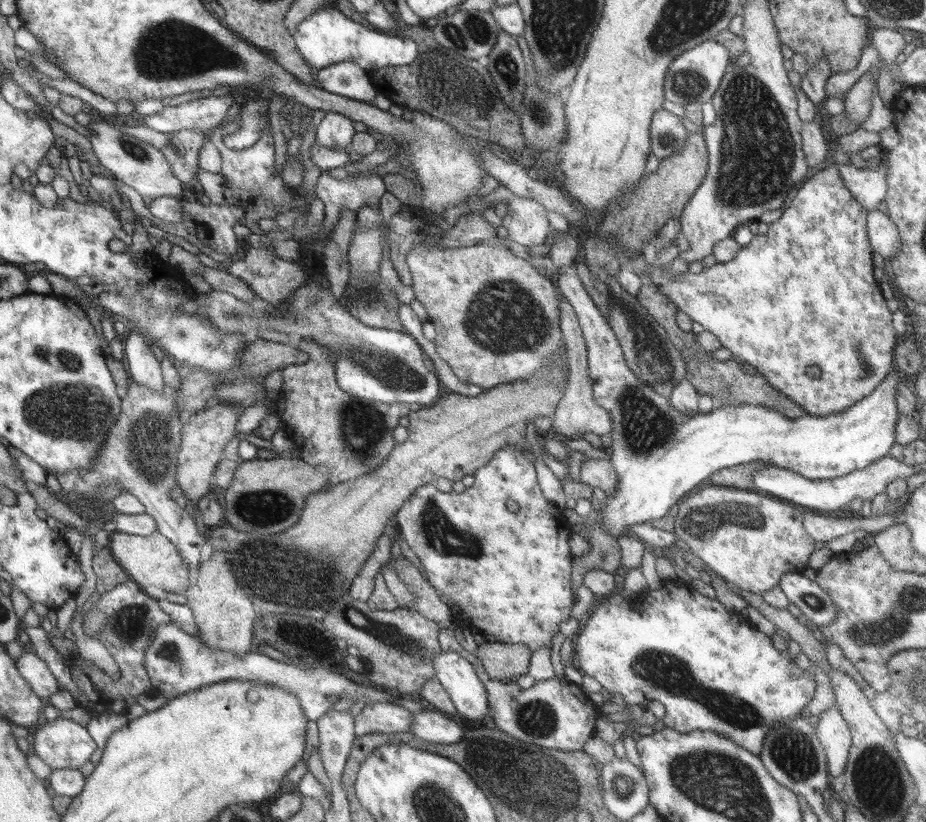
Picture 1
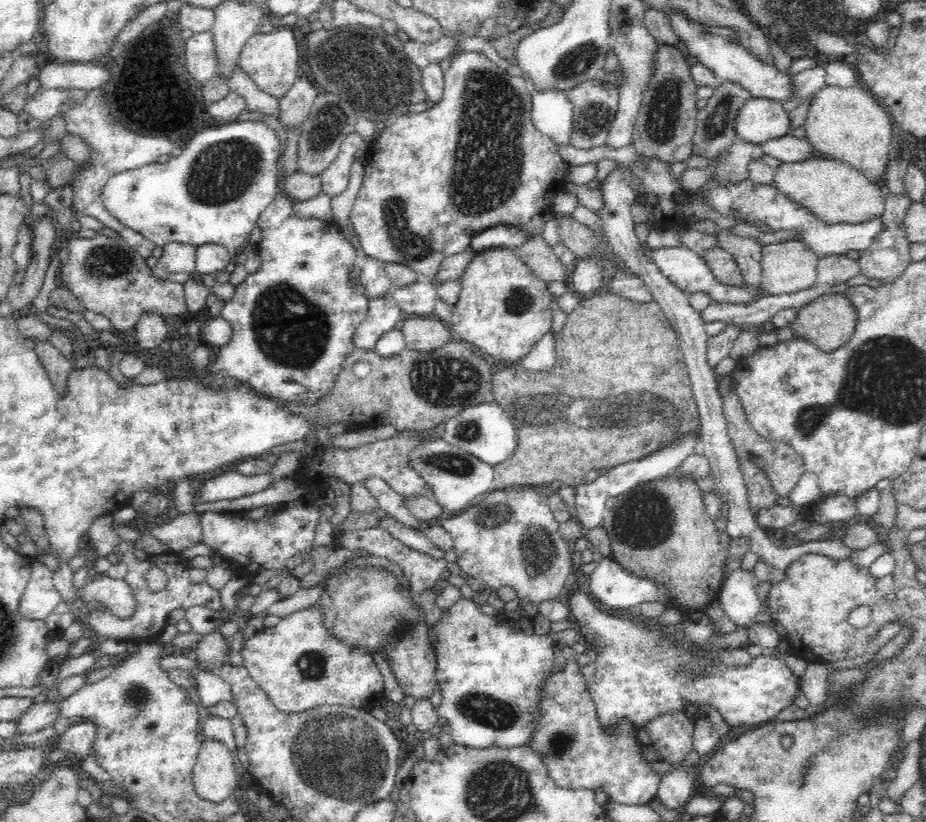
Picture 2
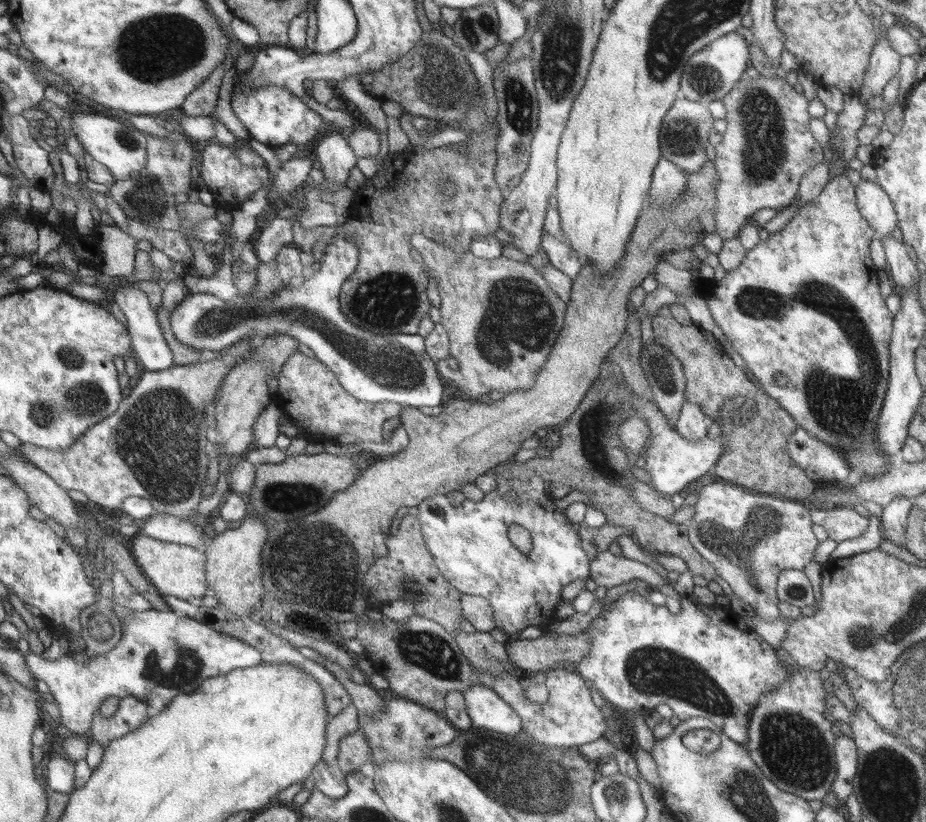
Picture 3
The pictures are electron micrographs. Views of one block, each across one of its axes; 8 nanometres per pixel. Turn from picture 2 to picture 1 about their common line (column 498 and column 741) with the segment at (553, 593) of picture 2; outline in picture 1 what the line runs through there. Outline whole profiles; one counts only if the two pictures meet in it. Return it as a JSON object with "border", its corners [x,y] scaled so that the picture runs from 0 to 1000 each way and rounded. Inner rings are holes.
{"border":[[[760,591],[748,597],[734,611],[730,627],[728,648],[735,663],[755,676],[773,698],[793,713],[819,723],[837,717],[851,697],[869,697],[875,674],[879,669],[879,656],[866,640],[866,623],[857,613],[825,600],[808,599],[809,595],[795,596],[784,591]]]}

